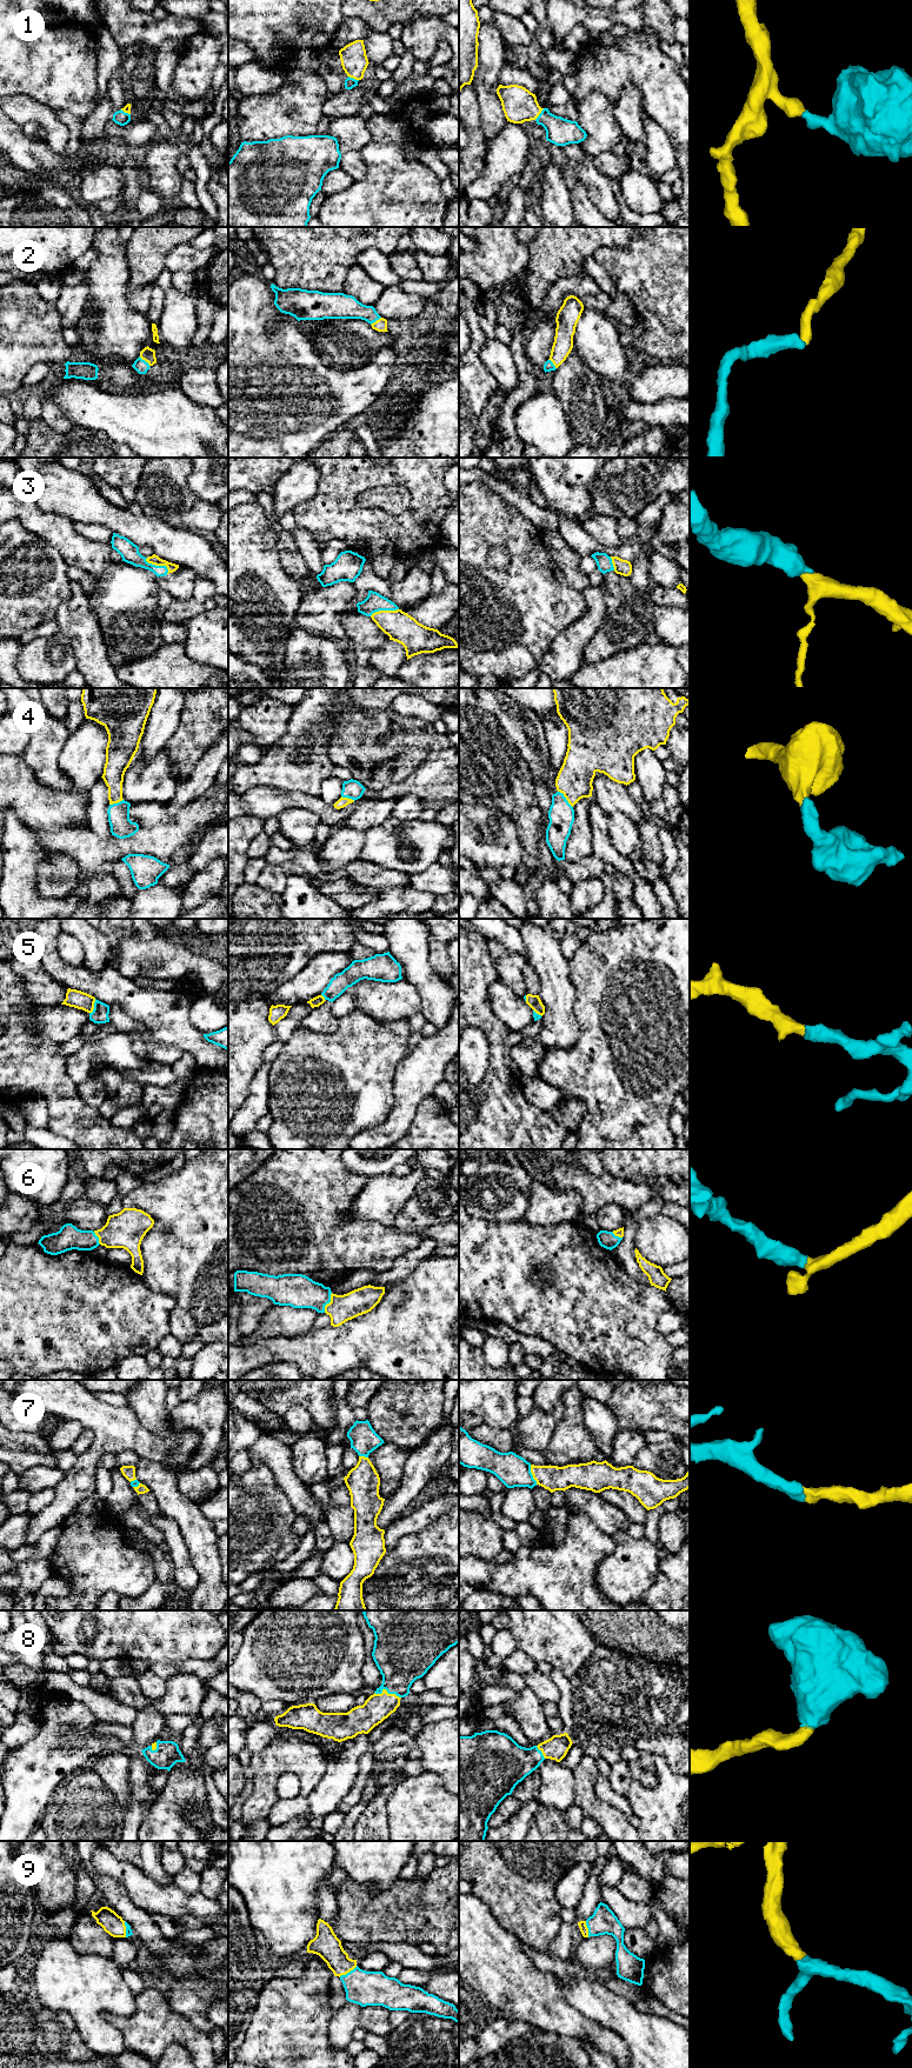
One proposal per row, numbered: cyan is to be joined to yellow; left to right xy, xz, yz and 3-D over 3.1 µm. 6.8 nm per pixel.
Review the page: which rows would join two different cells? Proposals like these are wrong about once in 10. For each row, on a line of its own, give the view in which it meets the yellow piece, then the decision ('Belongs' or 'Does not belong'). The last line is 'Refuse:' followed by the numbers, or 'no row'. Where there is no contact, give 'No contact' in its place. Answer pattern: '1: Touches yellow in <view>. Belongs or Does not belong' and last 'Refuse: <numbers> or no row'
1: Touches yellow in yz. Belongs
2: Touches yellow in xy. Belongs
3: Touches yellow in xy. Belongs
4: Touches yellow in yz. Belongs
5: Touches yellow in xy. Belongs
6: Touches yellow in xz. Belongs
7: Touches yellow in yz. Belongs
8: Touches yellow in xz. Belongs
9: Touches yellow in xz. Belongs
Refuse: no row

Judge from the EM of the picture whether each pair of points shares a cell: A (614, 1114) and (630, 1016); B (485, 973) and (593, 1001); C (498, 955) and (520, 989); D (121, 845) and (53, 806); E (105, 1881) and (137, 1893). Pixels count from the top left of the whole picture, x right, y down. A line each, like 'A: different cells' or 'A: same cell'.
A: same cell
B: different cells
C: same cell
D: same cell
E: different cells

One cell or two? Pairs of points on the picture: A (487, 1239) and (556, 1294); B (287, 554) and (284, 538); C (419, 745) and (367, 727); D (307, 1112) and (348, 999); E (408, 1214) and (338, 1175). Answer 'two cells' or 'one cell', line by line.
A: one cell
B: one cell
C: one cell
D: two cells
E: two cells

